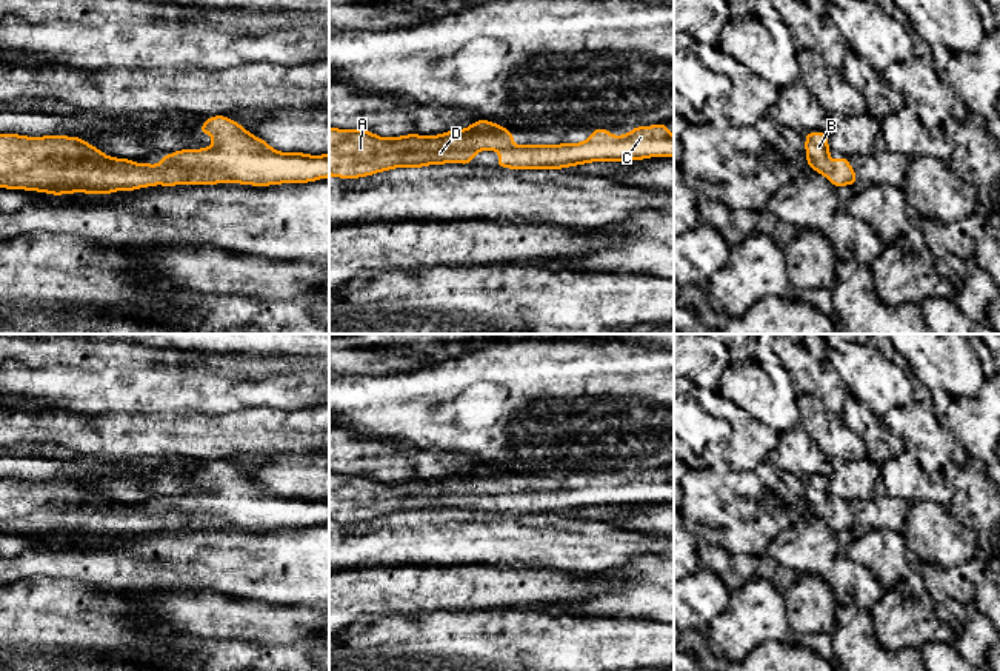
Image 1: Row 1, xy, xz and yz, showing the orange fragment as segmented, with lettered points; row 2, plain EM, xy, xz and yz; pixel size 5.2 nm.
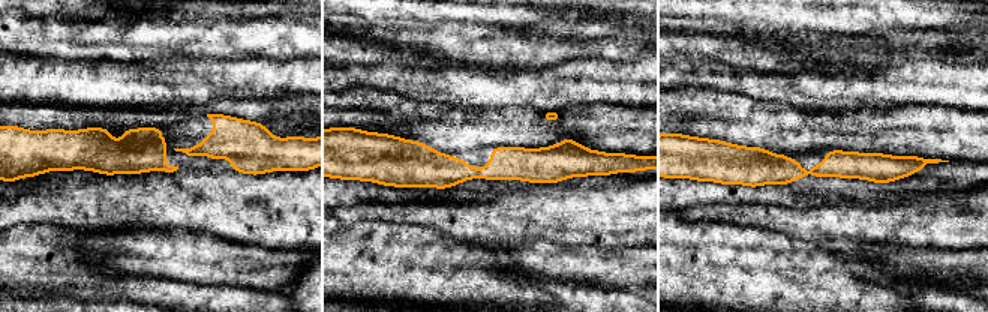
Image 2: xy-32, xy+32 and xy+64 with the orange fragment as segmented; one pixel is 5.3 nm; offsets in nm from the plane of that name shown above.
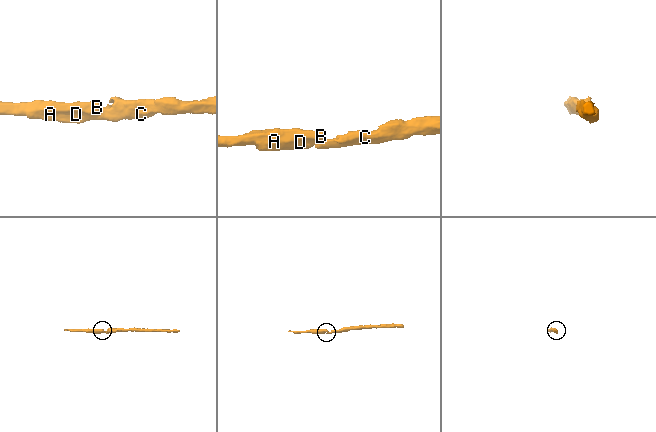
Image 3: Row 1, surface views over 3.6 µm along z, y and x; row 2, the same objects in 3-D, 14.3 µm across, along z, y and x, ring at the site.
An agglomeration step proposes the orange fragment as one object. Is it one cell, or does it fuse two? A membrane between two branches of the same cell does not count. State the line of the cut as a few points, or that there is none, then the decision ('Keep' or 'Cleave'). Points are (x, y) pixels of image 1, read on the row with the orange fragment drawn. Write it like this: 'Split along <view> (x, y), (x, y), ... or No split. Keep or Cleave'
No split. Keep

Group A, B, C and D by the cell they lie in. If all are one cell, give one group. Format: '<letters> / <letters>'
A B C D

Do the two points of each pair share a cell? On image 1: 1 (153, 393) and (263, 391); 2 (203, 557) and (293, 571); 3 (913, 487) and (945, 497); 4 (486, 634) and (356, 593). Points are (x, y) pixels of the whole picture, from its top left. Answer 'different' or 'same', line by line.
1: same
2: same
3: same
4: different

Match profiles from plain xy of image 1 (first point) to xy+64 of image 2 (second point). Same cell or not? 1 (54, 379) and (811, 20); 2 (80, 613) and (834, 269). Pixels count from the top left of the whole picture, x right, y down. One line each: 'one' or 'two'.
1: two
2: one

